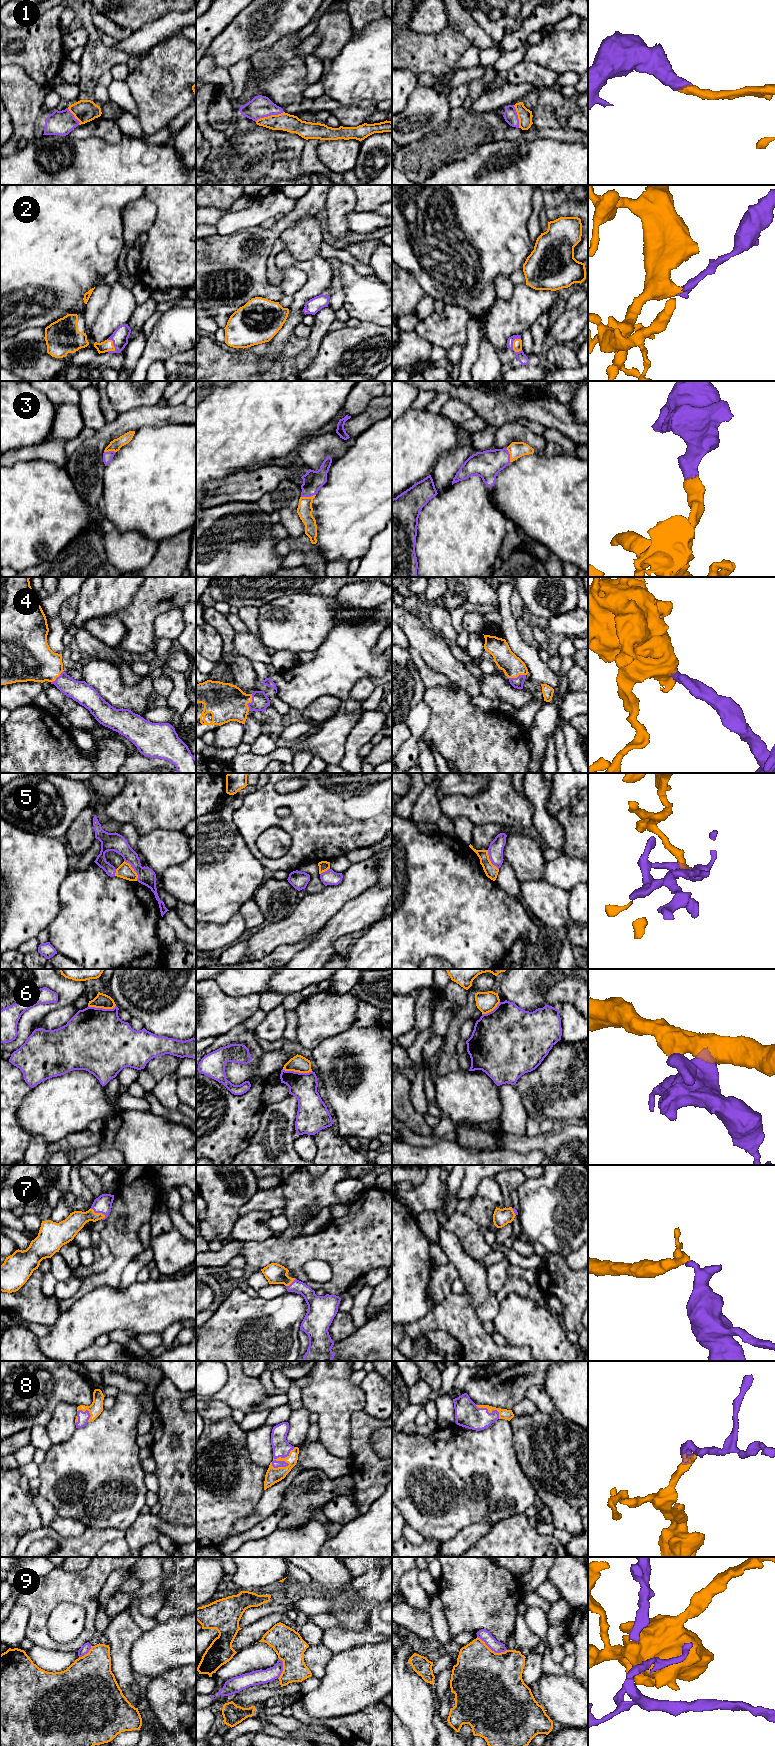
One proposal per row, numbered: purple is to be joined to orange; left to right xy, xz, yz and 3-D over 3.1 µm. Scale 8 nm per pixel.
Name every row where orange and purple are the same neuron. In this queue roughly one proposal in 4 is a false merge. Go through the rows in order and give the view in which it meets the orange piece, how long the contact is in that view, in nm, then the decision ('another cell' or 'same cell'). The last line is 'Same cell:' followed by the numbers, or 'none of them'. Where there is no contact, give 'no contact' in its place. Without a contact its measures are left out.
1: contact in xz; length 240 nm; same cell
2: contact in yz; length 130 nm; same cell
3: contact in xz; length 120 nm; same cell
4: contact in xz; length 140 nm; same cell
5: contact in xy; length 200 nm; same cell
6: contact in xz; length 240 nm; another cell
7: contact in xy; length 150 nm; same cell
8: contact in xz; length 240 nm; same cell
9: contact in yz; length 260 nm; another cell
Same cell: 1, 2, 3, 4, 5, 7, 8

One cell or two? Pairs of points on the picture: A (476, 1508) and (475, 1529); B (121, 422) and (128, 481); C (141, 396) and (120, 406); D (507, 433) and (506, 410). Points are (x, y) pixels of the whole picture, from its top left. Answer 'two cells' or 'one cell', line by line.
A: two cells
B: two cells
C: one cell
D: two cells

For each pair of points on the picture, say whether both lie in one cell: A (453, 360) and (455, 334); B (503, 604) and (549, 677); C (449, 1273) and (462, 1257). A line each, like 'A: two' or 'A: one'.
A: two
B: one
C: two

